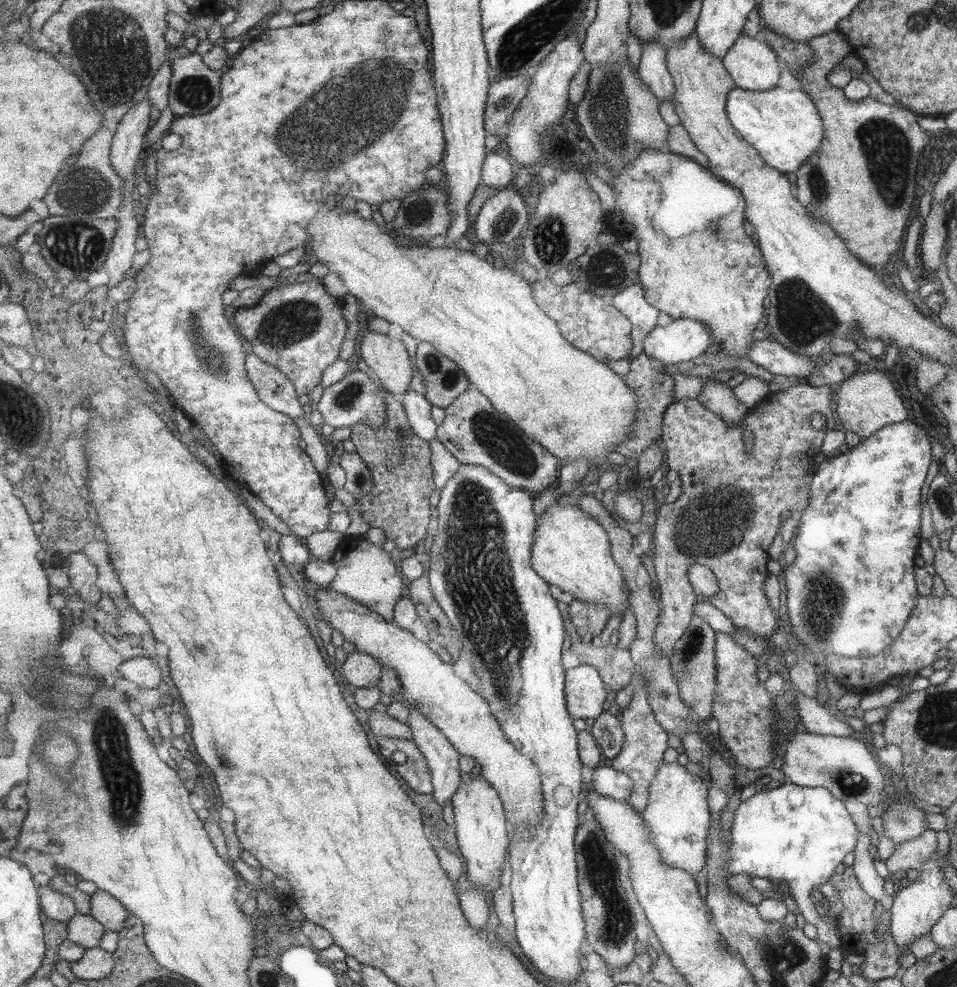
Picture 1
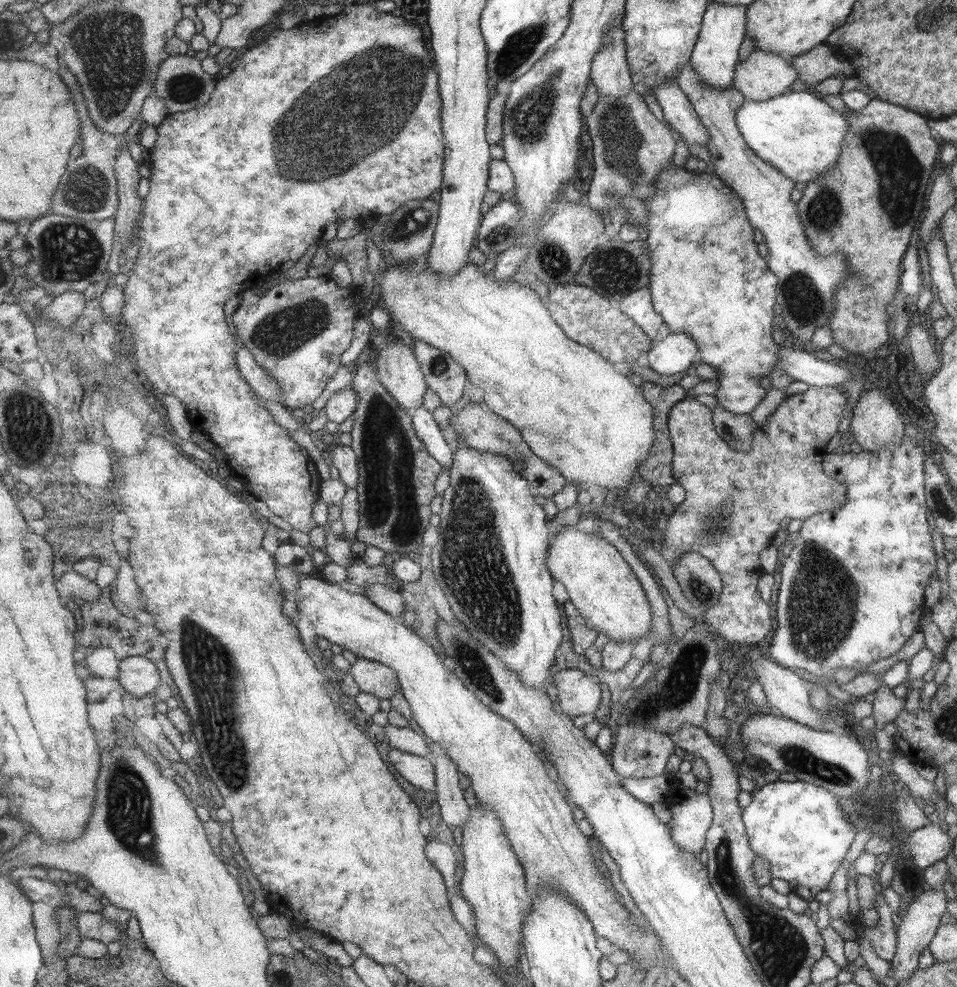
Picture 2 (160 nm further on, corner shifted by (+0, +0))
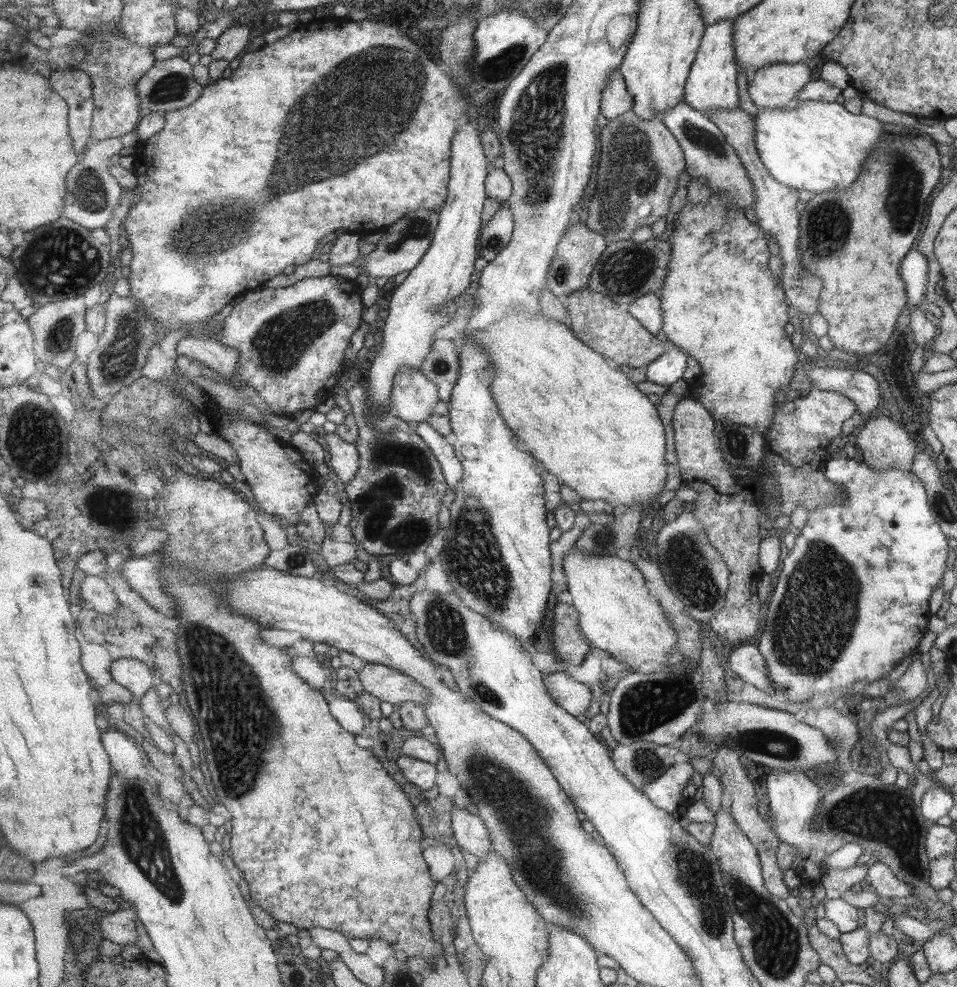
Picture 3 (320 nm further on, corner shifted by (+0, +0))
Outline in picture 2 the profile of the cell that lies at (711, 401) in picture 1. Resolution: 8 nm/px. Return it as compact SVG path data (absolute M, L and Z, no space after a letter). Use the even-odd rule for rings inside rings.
M716 404L713 423L717 435L731 451L748 452L751 449L752 434L757 430L749 414L731 414Z

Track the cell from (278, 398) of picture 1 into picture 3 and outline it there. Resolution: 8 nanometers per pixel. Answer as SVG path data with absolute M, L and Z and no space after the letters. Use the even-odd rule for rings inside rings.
M216 337L185 338L178 345L179 355L200 361L221 376L239 376L239 352L223 345Z

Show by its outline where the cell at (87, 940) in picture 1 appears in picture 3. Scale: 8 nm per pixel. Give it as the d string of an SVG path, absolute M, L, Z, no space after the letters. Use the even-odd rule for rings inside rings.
M134 907L105 914L102 922L100 922L103 938L120 946L136 946L139 942L139 932L137 932L137 926L135 926L137 919L138 911Z

